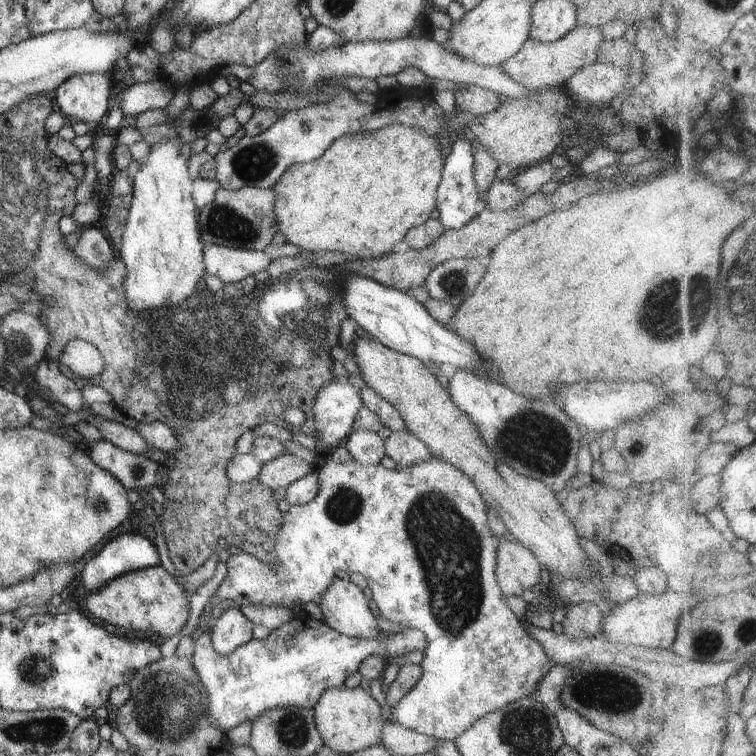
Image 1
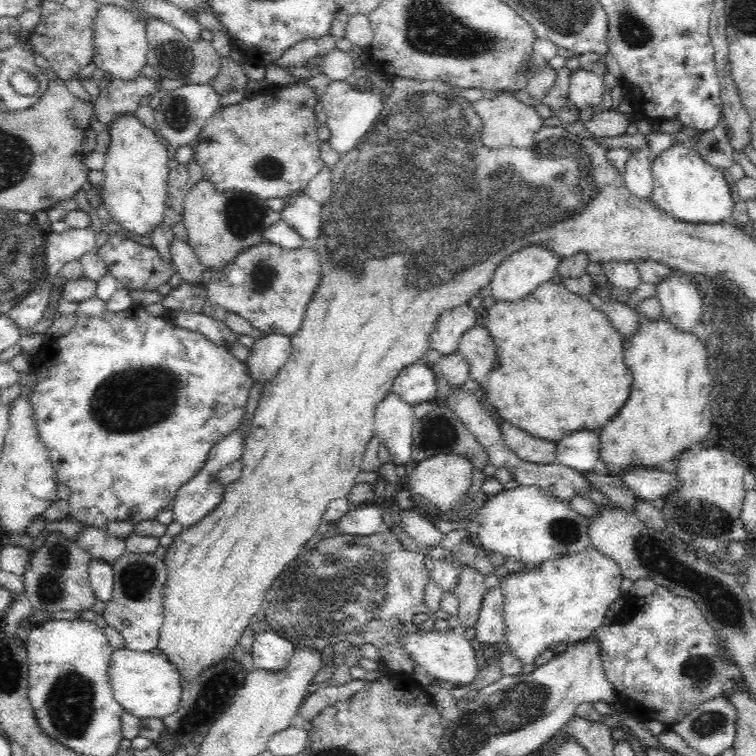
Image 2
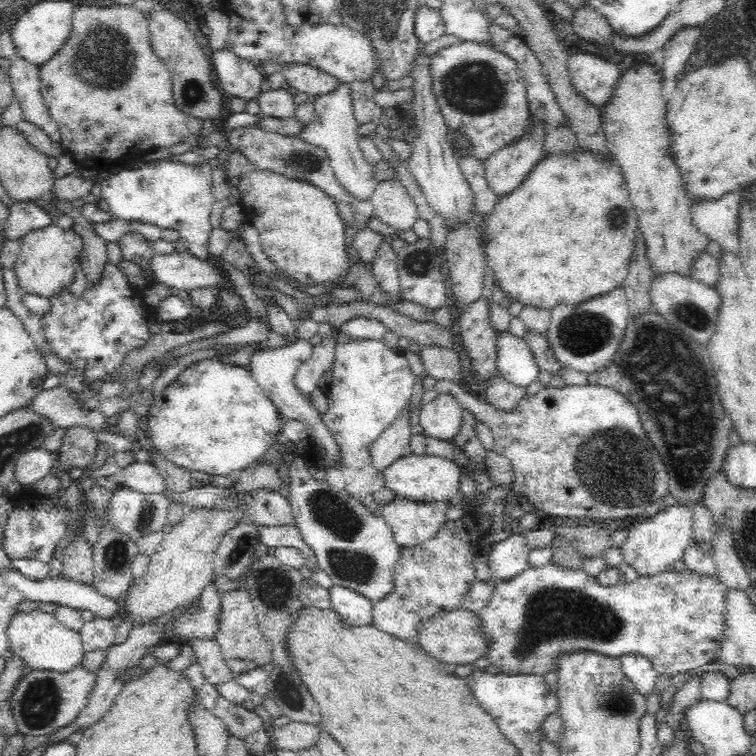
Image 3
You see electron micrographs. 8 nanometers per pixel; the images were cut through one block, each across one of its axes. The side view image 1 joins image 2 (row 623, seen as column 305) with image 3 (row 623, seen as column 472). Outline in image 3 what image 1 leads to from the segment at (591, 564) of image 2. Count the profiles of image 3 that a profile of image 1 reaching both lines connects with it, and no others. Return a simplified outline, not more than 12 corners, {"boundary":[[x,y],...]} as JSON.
{"boundary":[[529,566],[478,615],[504,674],[562,652],[715,659],[727,586]]}

